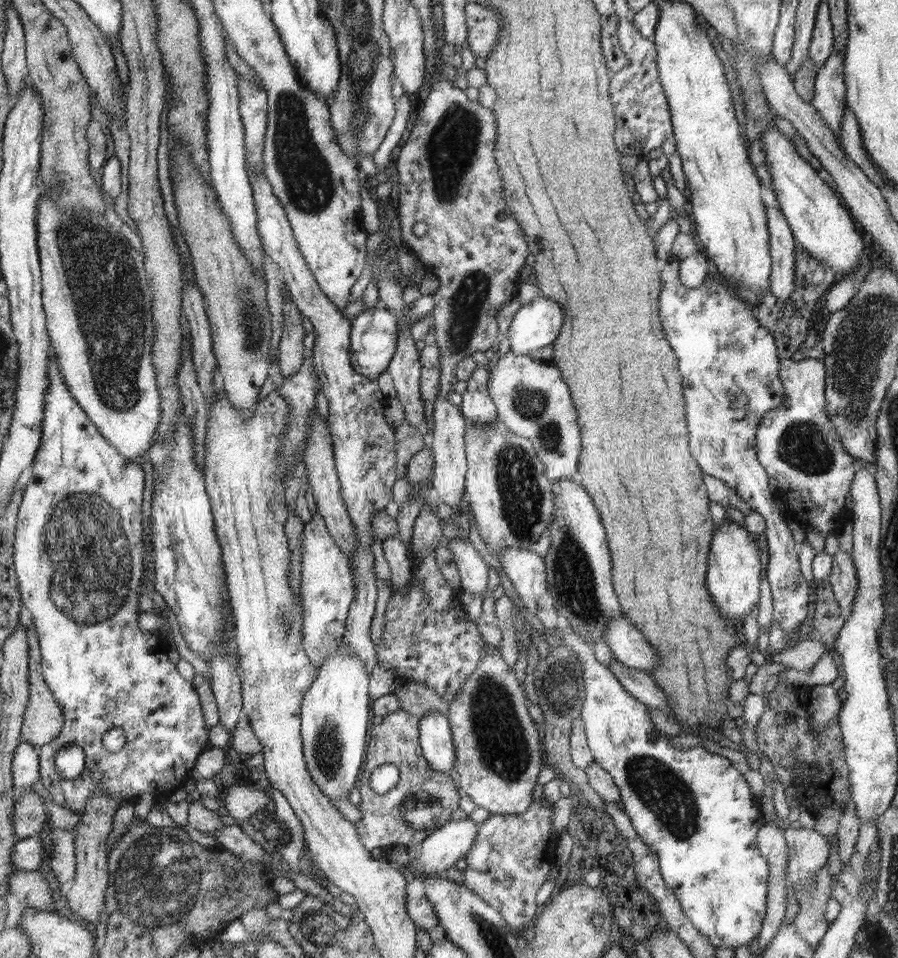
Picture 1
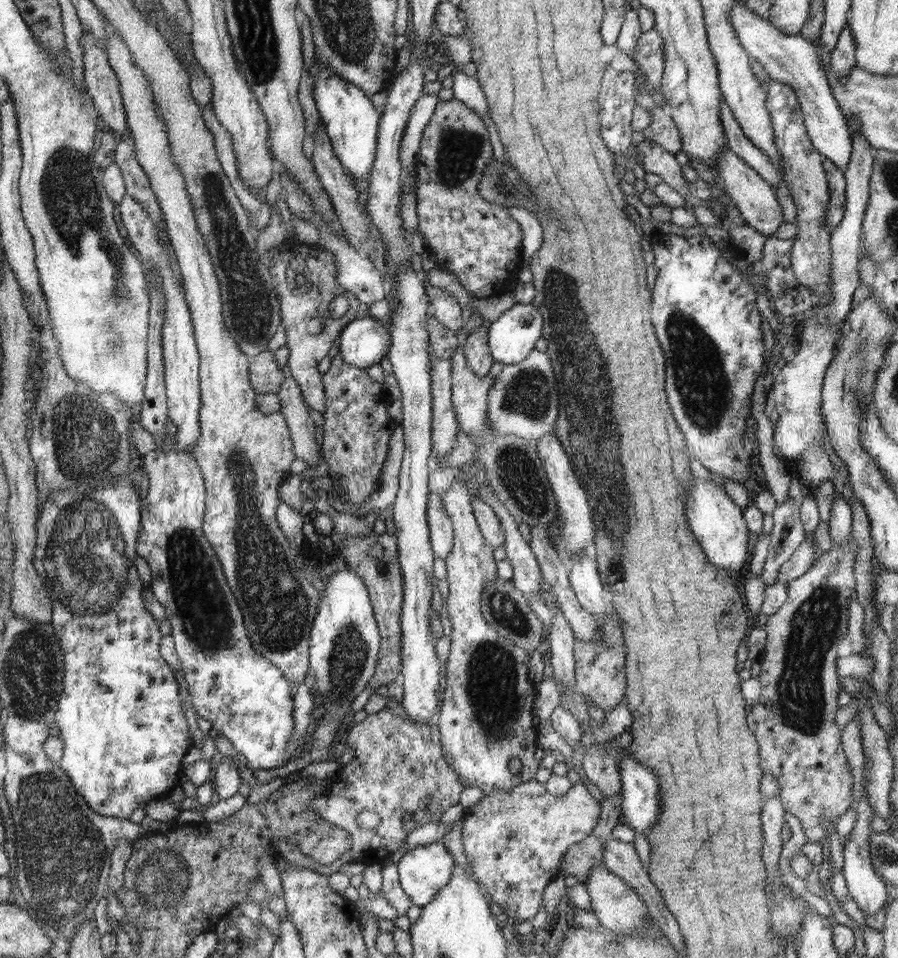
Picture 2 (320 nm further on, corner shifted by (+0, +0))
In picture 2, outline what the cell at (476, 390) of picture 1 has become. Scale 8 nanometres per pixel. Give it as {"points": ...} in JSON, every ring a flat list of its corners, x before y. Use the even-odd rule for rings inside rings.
{"points":[[486,325,474,327,463,344,464,356,468,362,470,370,478,376,485,377,490,374,490,369,494,363,494,358,489,351,488,329]]}

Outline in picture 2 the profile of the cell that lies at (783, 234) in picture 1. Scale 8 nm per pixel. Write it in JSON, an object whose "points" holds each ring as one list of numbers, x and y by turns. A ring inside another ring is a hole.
{"points":[[728,145,721,150,717,158,717,175,723,189,734,206,740,211,744,223,760,232,766,238,773,237,776,230,784,224,782,209,773,189,749,164,746,164]]}

